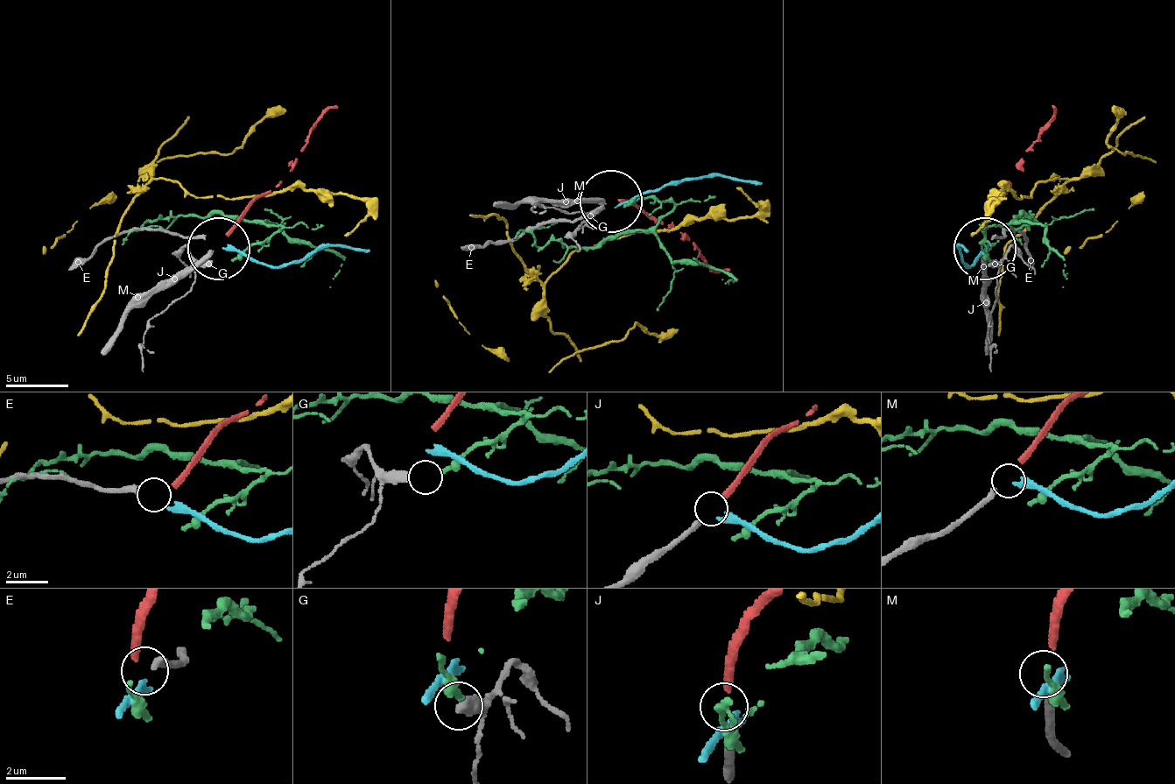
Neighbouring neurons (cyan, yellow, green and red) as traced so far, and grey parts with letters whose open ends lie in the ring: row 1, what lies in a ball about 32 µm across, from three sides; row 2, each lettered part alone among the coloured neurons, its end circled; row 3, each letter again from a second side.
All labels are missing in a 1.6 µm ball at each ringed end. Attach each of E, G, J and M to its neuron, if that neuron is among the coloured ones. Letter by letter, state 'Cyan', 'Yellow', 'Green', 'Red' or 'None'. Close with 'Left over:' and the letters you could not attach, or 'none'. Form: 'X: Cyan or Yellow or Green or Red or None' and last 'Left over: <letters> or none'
E: Cyan
G: None
J: Red
M: None
Left over: G, M

